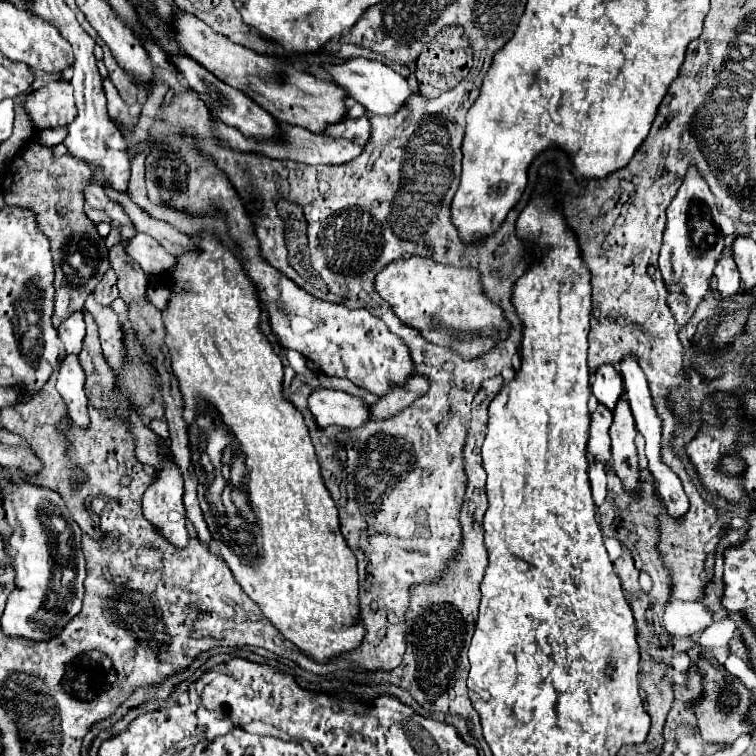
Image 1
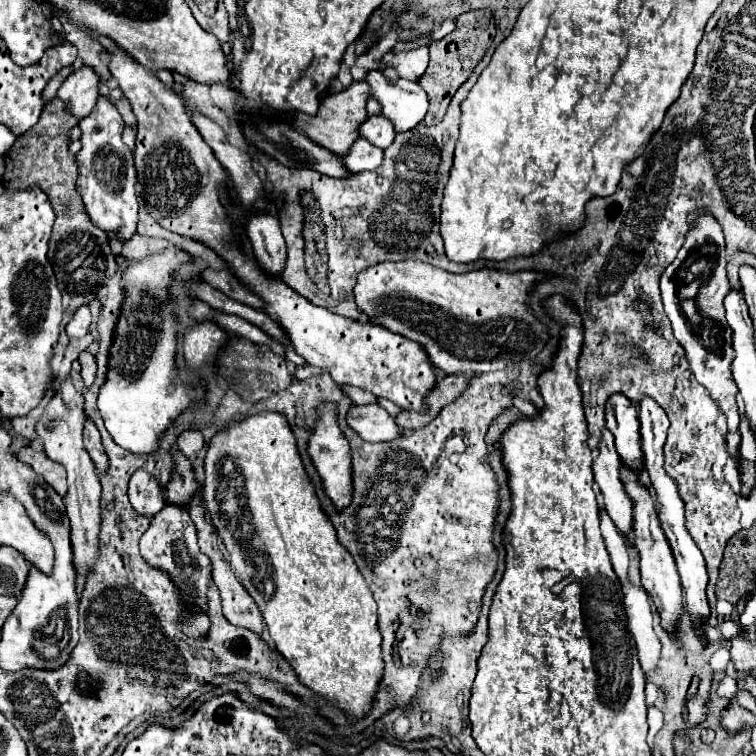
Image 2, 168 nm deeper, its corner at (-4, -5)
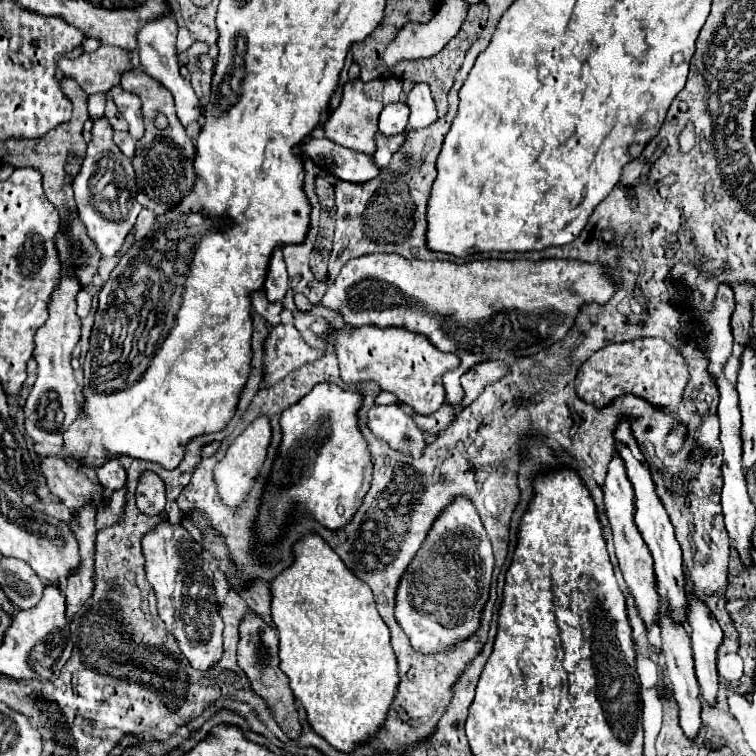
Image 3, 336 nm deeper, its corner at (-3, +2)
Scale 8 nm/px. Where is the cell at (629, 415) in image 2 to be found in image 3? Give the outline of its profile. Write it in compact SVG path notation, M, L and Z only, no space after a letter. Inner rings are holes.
M622 420L622 424L618 424L618 432L614 432L618 438L618 450L620 456L626 464L626 472L628 478L636 490L636 524L638 530L644 538L644 542L648 544L652 556L654 556L654 570L656 570L656 586L658 586L658 594L662 598L662 602L666 602L668 606L668 616L672 622L688 626L688 596L686 596L686 576L682 570L682 552L678 548L678 542L674 540L674 528L666 516L666 510L662 508L660 498L656 496L656 488L654 482L650 478L650 470L648 464L642 456L642 452L636 446L636 440L630 436L630 426L626 424L626 420Z

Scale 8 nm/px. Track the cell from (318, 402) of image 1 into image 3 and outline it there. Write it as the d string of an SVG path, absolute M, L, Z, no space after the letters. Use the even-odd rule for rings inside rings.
M374 406L368 412L368 426L374 436L384 438L392 450L420 458L428 440L416 426L414 418L404 414L398 406Z

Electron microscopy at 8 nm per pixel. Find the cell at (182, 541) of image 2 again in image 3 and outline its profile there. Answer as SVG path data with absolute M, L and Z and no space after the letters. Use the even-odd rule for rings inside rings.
M170 522L158 524L142 540L146 556L146 574L158 598L158 612L166 630L178 640L182 654L196 670L210 670L222 658L222 618L216 606L216 594L212 584L212 568L200 542L194 542L192 534L184 526L172 526Z

